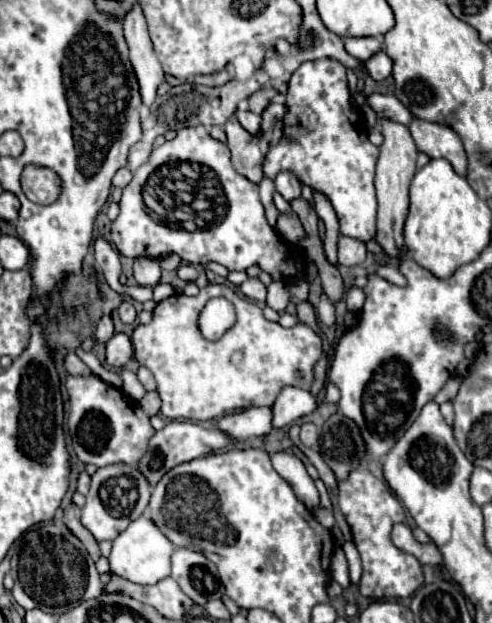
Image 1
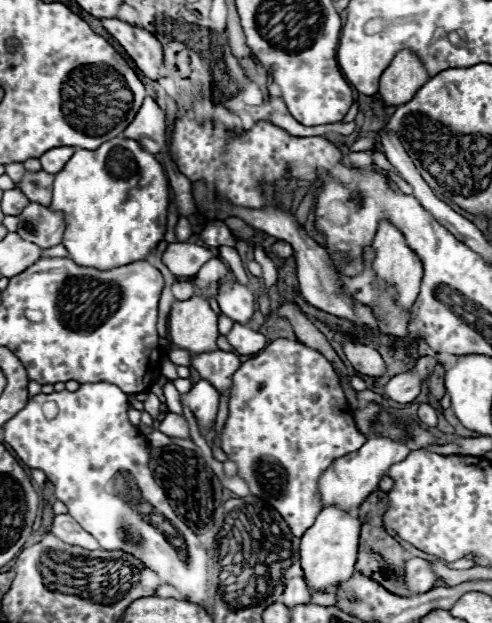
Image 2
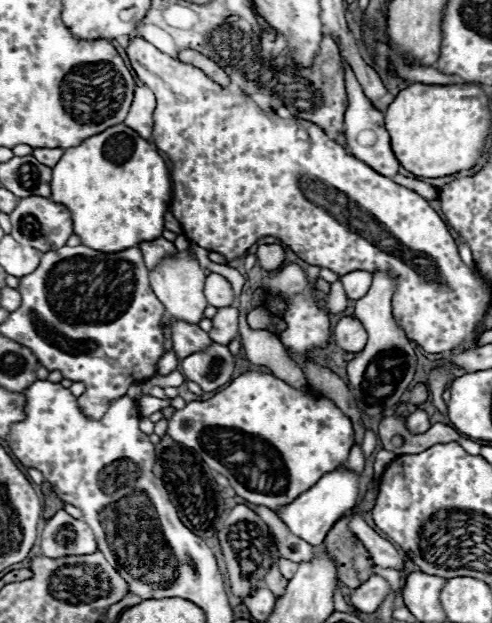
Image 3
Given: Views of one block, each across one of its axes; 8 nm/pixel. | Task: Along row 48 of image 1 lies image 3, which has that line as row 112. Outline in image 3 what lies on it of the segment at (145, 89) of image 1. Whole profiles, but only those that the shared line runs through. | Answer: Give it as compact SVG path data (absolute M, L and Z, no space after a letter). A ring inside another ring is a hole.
M136 86L134 102L132 102L132 108L130 108L124 124L128 128L132 128L134 132L138 132L144 140L150 140L154 108L156 108L154 94L148 88L144 88L144 86Z

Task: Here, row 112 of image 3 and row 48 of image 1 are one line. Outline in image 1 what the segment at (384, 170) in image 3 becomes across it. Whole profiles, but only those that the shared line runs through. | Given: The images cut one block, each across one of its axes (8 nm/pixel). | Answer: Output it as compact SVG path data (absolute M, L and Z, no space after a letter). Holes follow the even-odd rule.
M344 38L344 46L346 46L346 52L360 62L366 62L368 58L372 58L382 50L382 44L378 42L378 38Z

